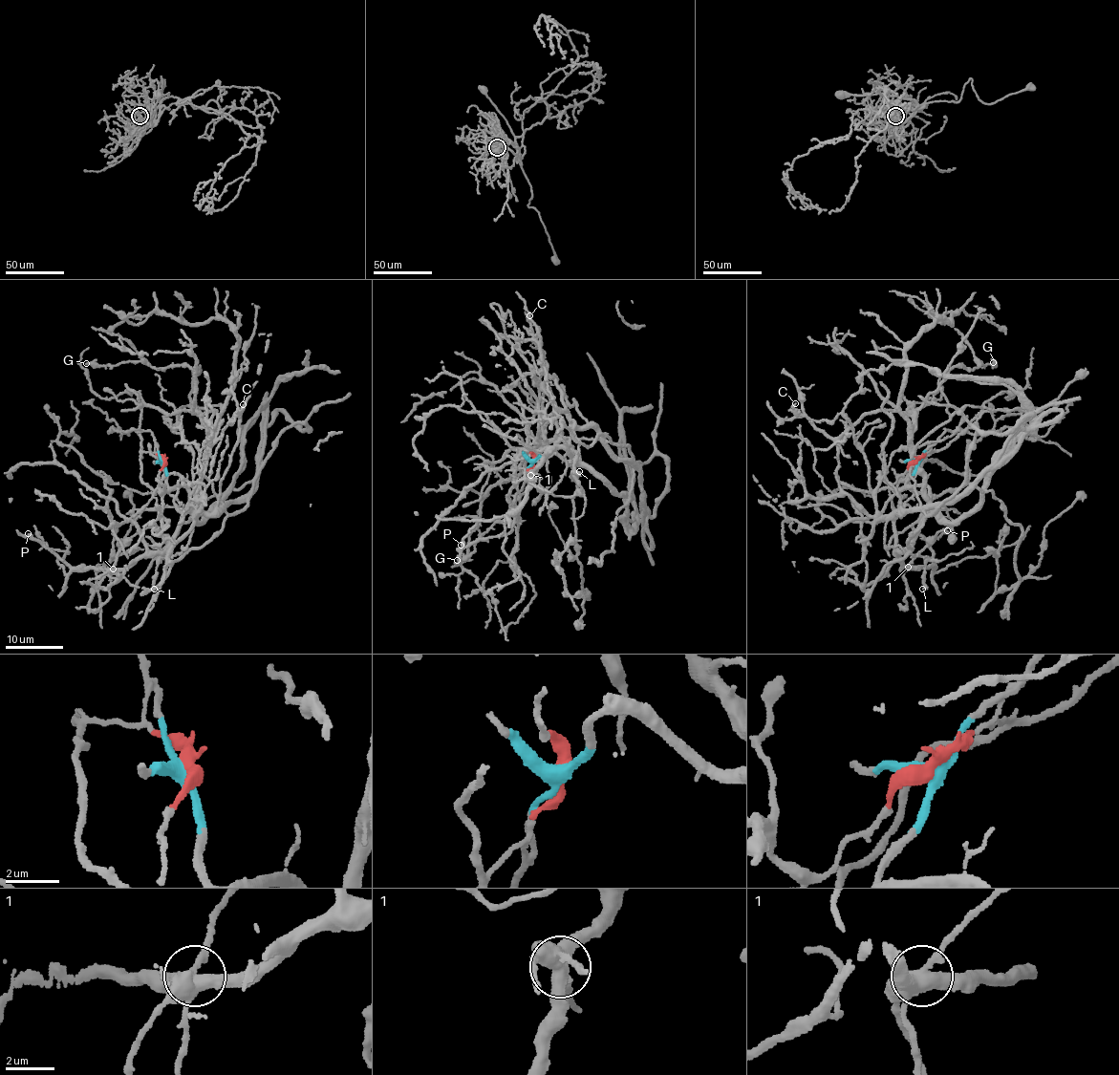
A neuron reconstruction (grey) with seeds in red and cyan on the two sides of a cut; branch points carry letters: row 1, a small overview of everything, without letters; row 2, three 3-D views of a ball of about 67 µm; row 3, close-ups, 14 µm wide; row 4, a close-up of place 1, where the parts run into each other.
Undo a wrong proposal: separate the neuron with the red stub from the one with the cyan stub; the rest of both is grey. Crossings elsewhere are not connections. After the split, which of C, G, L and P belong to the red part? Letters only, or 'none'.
C, L

